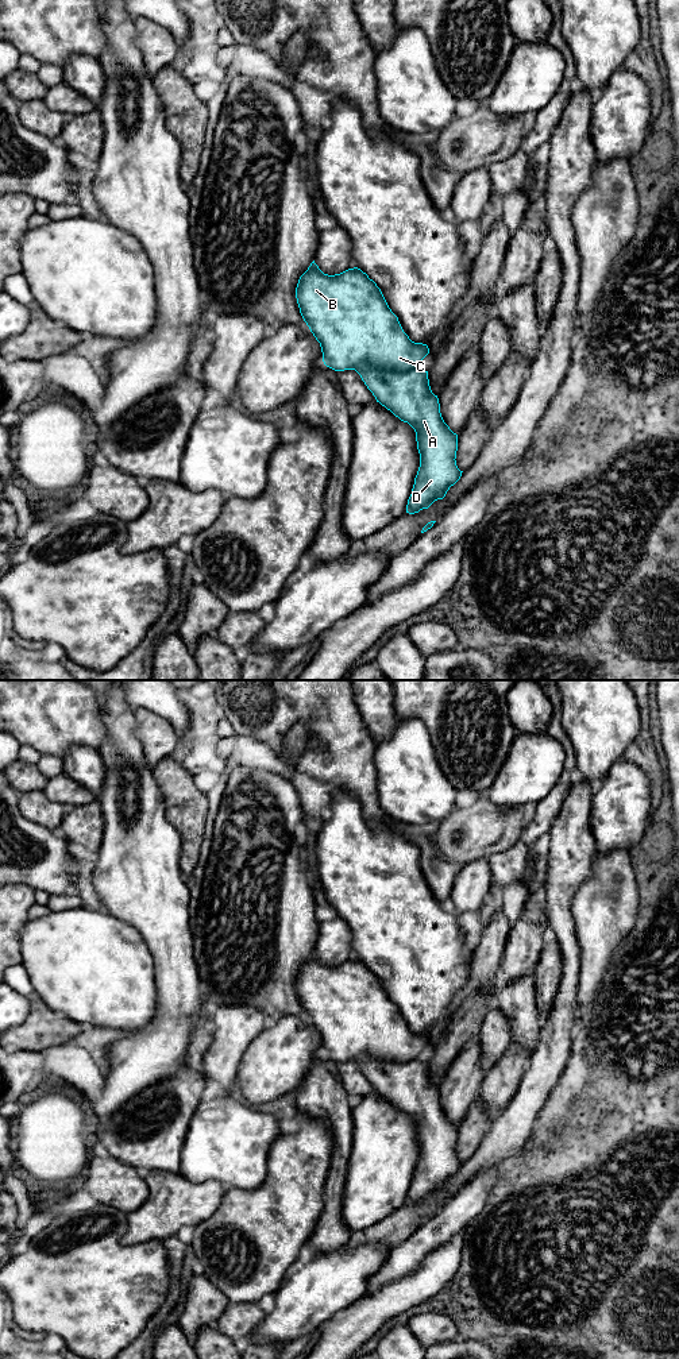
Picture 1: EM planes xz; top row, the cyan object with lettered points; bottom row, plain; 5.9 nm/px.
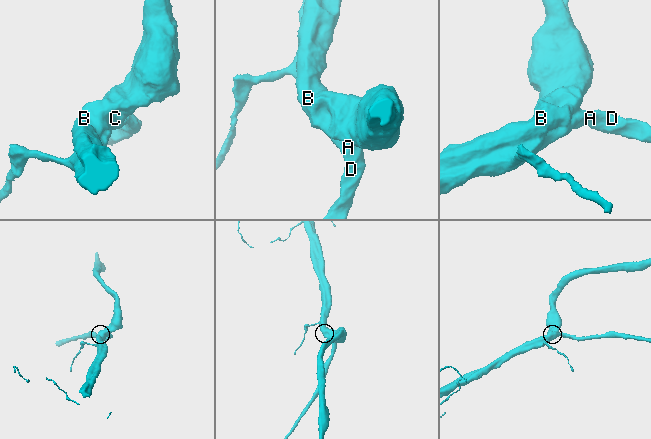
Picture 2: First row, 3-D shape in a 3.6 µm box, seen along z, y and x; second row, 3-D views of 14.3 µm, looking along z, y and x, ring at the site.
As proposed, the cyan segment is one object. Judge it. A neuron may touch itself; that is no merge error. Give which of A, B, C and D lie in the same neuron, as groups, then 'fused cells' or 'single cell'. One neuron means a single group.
A B C D; single cell

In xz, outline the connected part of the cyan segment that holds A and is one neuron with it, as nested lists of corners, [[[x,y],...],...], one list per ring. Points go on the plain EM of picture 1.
[[[313,951],[298,970],[296,989],[304,1012],[320,1034],[324,1055],[335,1062],[355,1061],[377,1093],[414,1120],[420,1158],[406,1204],[418,1204],[443,1190],[463,1162],[455,1151],[458,1126],[441,1108],[439,1089],[429,1077],[428,1062],[417,1059],[429,1045],[428,1036],[409,1030],[381,980],[358,958],[328,966]]]

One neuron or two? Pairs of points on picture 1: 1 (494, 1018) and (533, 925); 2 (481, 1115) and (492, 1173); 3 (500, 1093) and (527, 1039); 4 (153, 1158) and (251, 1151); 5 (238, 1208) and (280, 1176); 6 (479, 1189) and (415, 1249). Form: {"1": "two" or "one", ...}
{"1": "one", "2": "two", "3": "one", "4": "two", "5": "one", "6": "one"}

